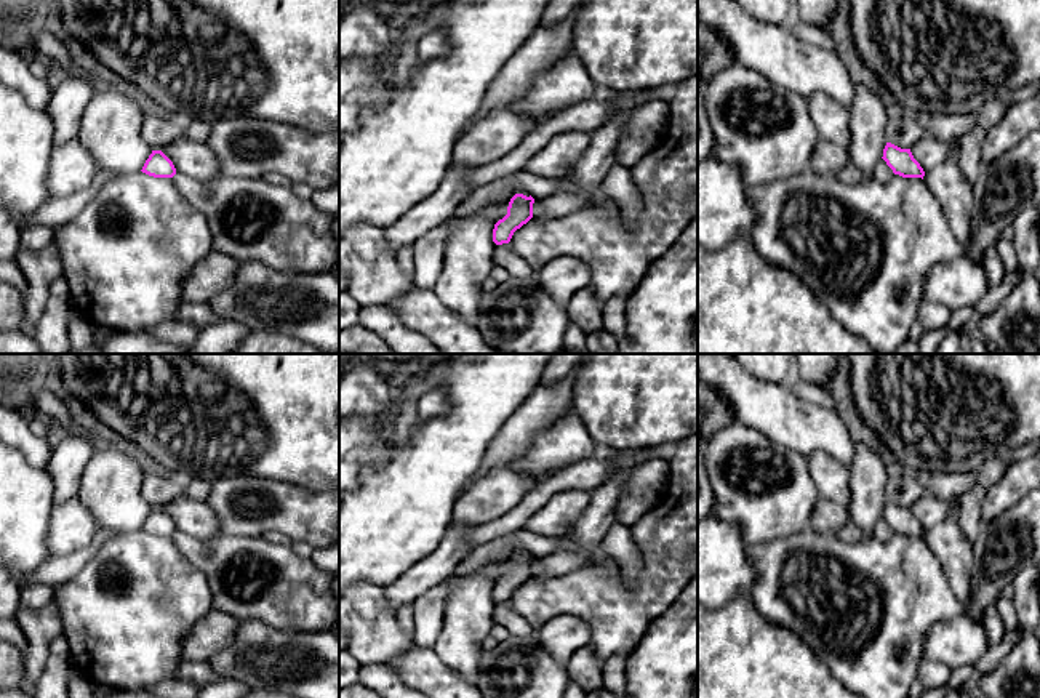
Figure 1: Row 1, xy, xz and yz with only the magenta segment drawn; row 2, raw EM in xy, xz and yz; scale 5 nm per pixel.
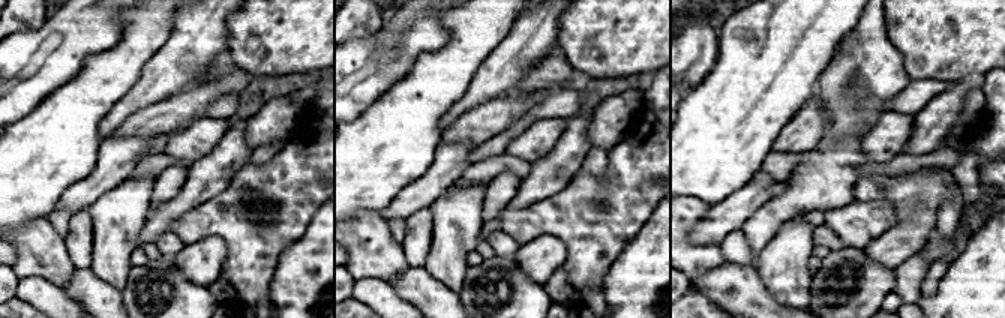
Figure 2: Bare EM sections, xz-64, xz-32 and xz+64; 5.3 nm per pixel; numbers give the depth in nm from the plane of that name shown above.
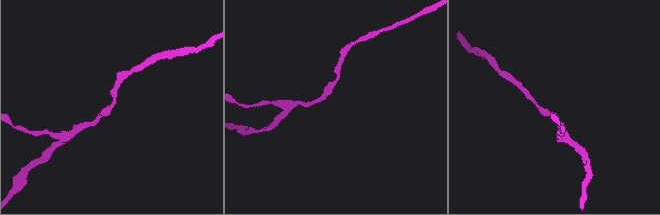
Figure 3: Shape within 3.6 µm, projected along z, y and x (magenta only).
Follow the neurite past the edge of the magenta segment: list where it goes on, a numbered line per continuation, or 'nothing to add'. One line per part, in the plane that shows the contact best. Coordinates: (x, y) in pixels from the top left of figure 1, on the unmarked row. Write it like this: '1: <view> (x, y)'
nothing to add

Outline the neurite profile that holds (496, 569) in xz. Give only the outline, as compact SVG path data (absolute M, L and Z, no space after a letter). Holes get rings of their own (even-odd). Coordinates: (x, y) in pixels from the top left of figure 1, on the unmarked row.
M512 549L506 559L488 562L482 568L478 568L478 572L486 572L494 581L498 581L507 573L509 560L515 552L523 552L530 556L530 552L525 549Z

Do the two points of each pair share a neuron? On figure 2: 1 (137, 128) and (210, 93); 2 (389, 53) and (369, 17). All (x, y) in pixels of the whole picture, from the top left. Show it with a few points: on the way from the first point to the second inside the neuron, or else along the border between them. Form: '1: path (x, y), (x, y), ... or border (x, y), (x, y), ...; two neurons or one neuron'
1: path (155, 120), (192, 104); one neuron
2: border (384, 23), (374, 33), (350, 39); two neurons

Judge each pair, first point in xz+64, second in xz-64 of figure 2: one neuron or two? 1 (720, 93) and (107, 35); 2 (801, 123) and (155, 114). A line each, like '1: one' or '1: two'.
1: two
2: one

